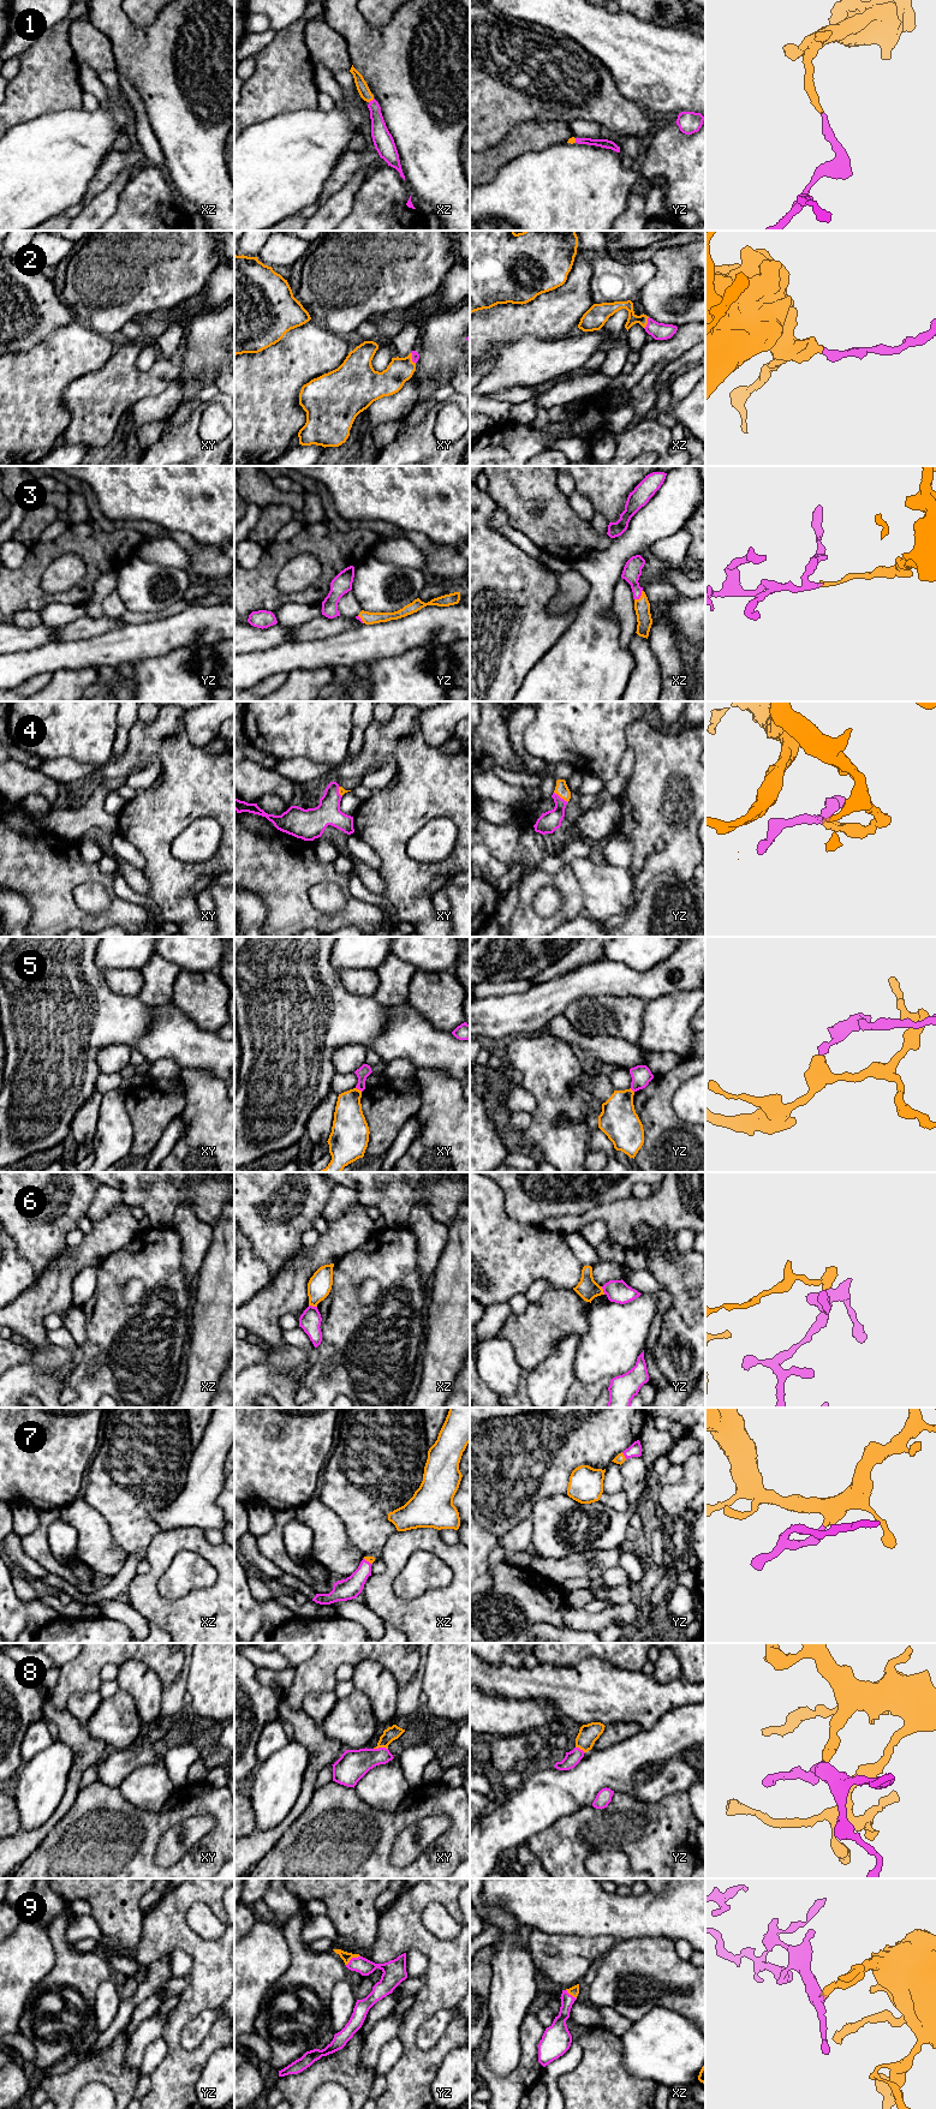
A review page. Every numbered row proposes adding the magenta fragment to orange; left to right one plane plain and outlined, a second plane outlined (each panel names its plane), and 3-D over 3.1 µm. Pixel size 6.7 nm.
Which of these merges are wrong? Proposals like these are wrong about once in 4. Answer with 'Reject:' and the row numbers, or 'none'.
Reject: 5, 6

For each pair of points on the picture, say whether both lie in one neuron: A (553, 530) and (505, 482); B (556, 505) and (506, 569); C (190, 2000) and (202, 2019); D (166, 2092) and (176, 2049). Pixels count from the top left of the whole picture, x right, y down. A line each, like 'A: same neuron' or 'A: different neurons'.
A: same neuron
B: different neurons
C: different neurons
D: same neuron

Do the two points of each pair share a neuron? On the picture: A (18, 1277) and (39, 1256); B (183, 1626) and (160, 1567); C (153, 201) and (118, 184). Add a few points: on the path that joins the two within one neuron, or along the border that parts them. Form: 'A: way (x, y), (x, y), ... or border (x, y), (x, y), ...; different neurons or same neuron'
A: border (15, 1240), (17, 1252), (33, 1266), (37, 1278); different neurons
B: way (168, 1612), (151, 1595), (151, 1582); same neuron
C: border (136, 172), (121, 191), (114, 214); different neurons

